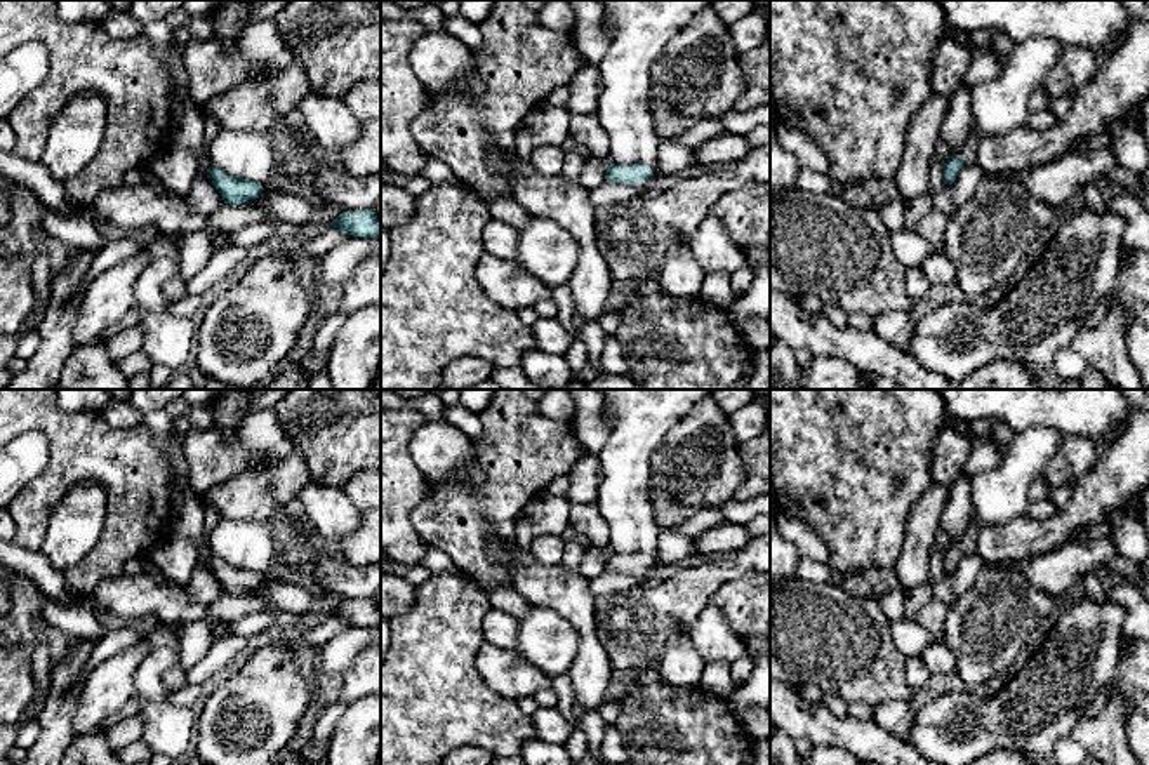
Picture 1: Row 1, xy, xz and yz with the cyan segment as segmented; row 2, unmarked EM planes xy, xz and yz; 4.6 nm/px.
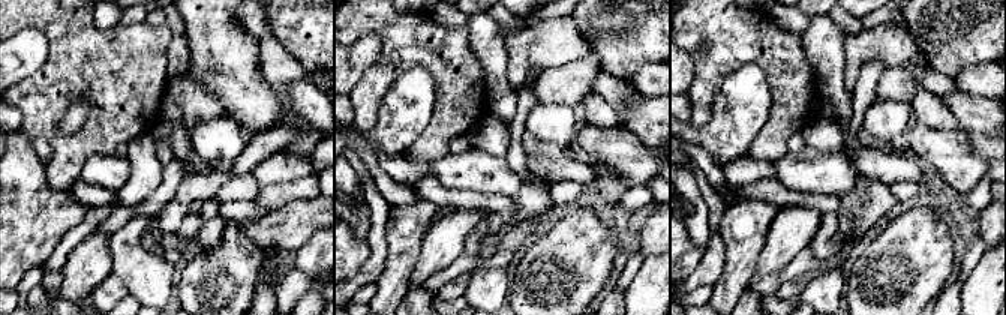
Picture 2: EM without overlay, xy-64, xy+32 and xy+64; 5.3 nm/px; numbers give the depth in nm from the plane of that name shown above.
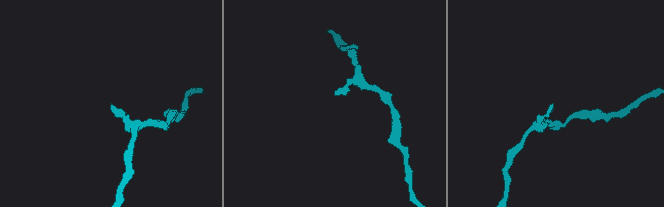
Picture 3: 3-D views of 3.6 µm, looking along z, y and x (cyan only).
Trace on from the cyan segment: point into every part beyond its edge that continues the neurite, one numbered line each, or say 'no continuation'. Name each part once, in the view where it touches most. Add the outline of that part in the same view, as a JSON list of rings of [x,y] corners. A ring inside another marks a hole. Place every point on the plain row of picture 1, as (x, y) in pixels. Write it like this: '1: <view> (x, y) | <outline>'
no continuation

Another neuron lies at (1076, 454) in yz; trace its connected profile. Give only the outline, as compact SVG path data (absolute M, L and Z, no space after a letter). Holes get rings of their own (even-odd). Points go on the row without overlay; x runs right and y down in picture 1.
M1064 433L1041 476L1050 487L1078 485L1095 468L1100 452L1092 436Z

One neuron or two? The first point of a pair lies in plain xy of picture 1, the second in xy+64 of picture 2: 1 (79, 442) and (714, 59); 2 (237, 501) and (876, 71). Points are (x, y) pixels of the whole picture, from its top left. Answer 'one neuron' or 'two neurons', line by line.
1: one neuron
2: two neurons

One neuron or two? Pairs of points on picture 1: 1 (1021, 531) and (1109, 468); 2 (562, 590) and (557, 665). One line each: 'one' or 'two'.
1: one
2: two

